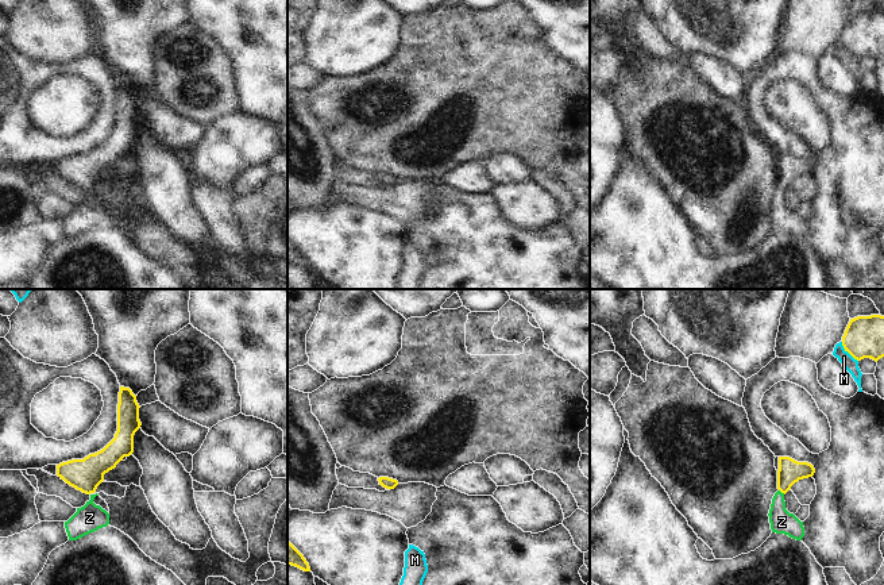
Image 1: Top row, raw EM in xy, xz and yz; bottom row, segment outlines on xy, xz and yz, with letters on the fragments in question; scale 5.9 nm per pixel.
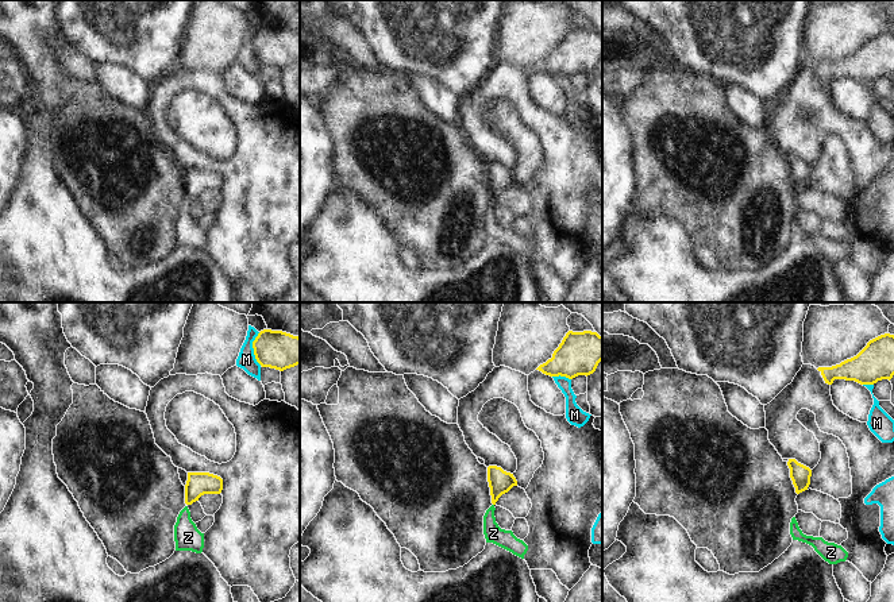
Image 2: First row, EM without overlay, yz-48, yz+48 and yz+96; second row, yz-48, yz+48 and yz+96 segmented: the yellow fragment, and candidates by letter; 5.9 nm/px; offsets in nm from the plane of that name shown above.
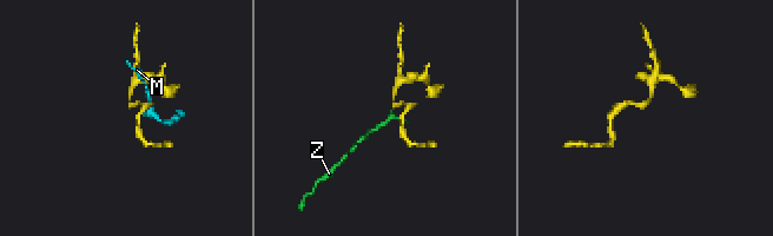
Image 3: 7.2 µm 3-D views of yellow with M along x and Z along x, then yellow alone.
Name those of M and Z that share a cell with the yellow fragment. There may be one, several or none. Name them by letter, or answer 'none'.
Z

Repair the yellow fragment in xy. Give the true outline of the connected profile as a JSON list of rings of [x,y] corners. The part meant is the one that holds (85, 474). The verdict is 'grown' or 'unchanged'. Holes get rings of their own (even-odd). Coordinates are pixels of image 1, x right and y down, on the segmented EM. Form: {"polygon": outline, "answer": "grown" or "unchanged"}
{"polygon": [[[120,386],[115,438],[103,450],[89,454],[84,459],[57,465],[57,476],[82,493],[94,493],[104,481],[104,474],[134,453],[134,435],[142,426],[139,408],[132,390]]], "answer": "unchanged"}

